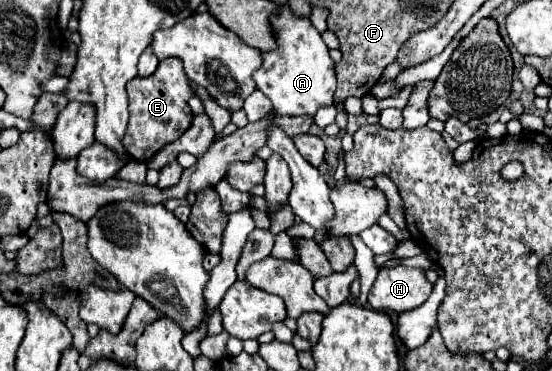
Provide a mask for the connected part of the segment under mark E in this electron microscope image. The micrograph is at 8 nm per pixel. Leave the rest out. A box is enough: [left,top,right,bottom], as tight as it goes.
[125,58,195,160]

